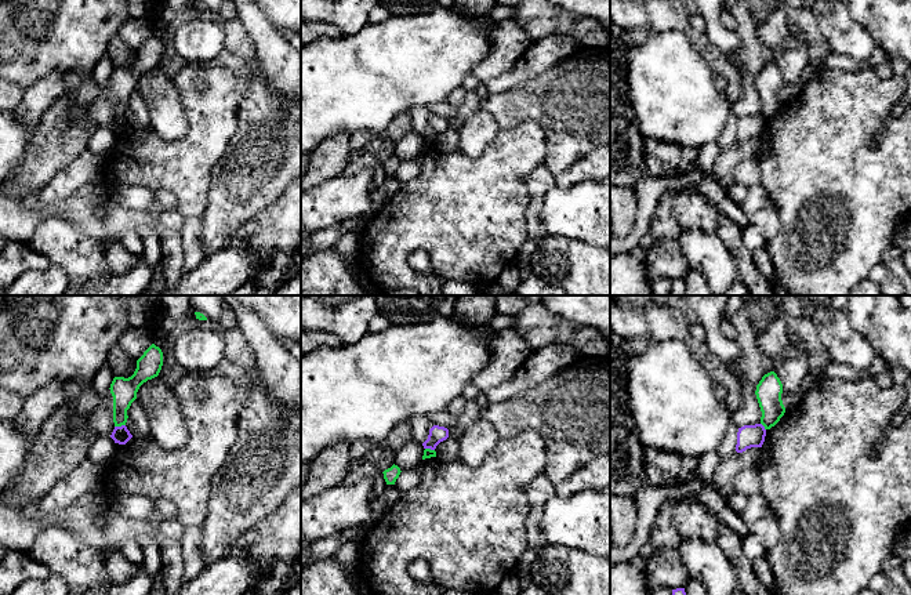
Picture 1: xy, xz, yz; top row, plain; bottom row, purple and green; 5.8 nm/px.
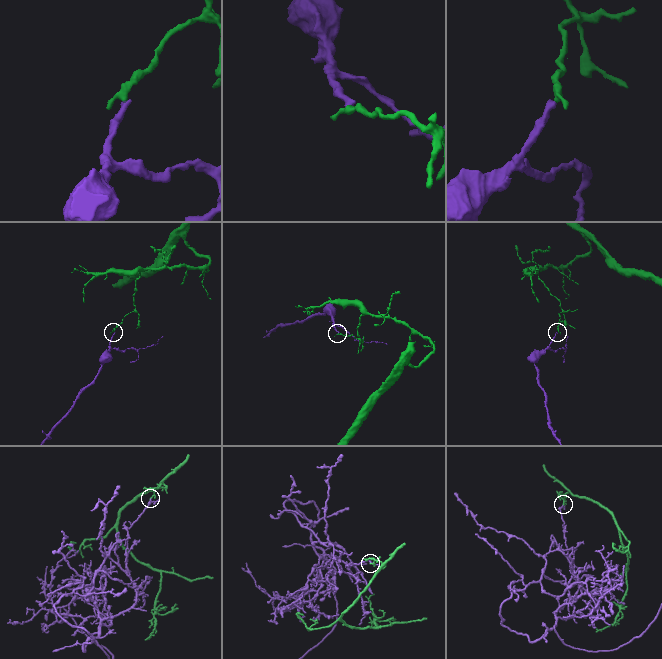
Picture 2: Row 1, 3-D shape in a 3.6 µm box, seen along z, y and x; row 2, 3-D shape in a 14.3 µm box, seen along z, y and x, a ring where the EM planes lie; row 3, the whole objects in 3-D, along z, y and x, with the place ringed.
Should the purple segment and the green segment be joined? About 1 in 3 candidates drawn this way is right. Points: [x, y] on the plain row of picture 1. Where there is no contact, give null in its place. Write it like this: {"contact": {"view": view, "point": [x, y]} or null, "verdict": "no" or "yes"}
{"contact": {"view": "xy", "point": [119, 118]}, "verdict": "no"}

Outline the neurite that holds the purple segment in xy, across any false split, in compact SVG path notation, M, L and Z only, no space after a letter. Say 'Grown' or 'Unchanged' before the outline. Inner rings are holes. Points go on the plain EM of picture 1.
Unchanged. M121 116L115 117L110 128L115 131L115 134L126 135L133 128L133 126L130 124L126 116Z

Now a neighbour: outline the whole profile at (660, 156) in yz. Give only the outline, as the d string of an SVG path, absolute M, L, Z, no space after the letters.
M643 138L646 171L653 177L665 177L667 171L697 163L697 149Z

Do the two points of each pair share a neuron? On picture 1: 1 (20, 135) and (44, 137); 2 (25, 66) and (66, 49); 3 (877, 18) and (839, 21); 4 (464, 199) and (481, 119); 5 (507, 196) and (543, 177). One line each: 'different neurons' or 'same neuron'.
1: different neurons
2: same neuron
3: different neurons
4: different neurons
5: different neurons

